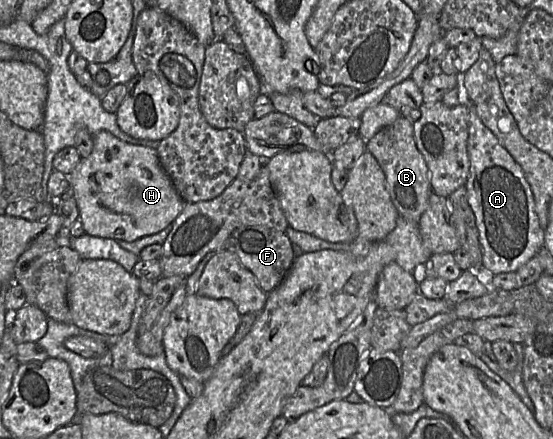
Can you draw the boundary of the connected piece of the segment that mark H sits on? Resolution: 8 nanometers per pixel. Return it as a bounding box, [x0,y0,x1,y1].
[69,131,185,241]

